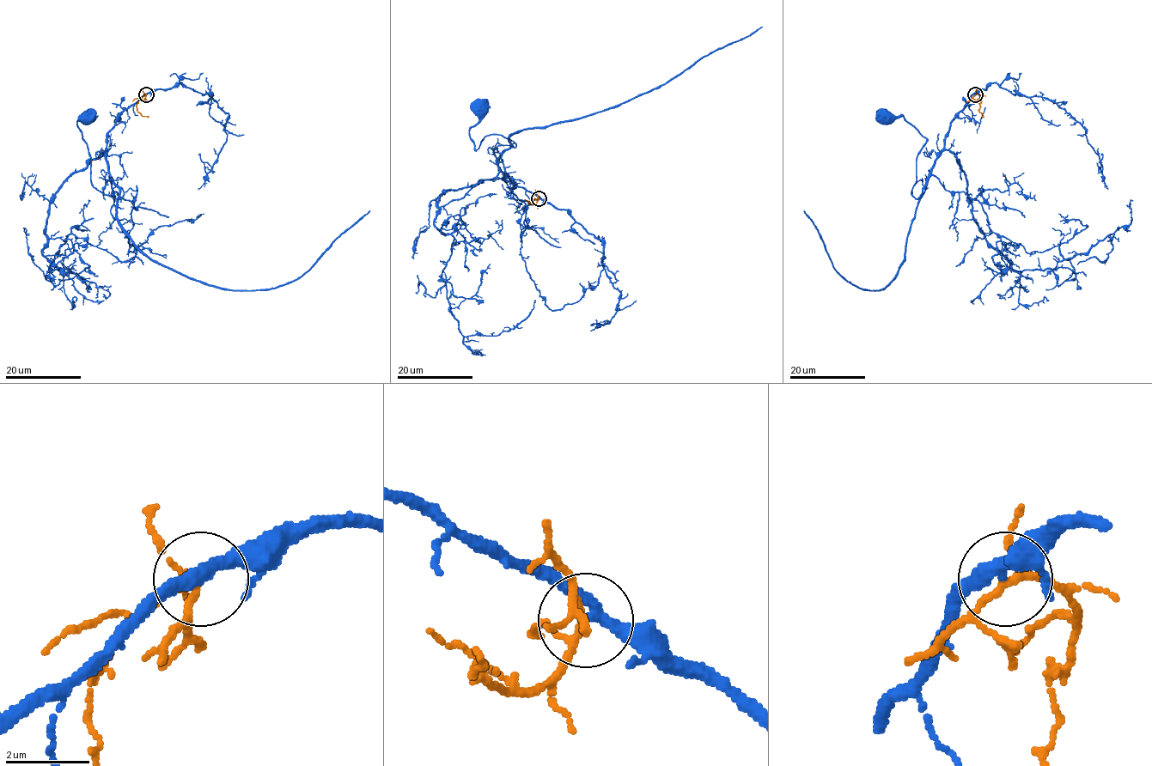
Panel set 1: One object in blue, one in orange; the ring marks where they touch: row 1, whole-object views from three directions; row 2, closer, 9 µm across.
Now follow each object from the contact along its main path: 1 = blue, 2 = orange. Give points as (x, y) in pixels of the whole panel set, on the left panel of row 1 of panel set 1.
1: (147, 94), (107, 133), (106, 162), (118, 198), (91, 181), (91, 157), (76, 122), (91, 117)
2: (147, 94), (142, 96), (137, 107), (143, 116), (149, 115)

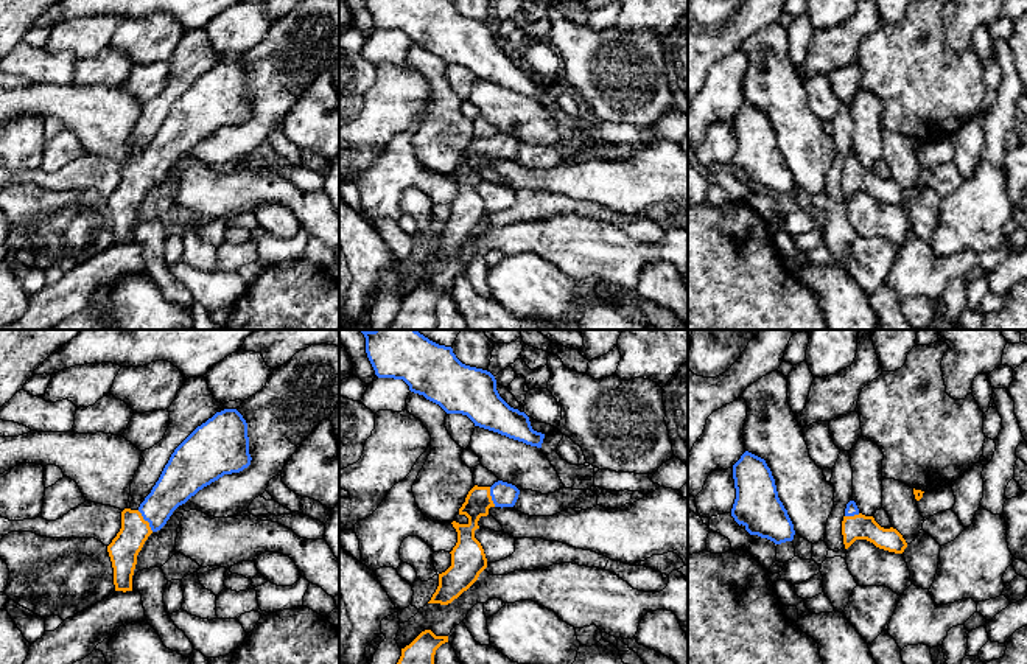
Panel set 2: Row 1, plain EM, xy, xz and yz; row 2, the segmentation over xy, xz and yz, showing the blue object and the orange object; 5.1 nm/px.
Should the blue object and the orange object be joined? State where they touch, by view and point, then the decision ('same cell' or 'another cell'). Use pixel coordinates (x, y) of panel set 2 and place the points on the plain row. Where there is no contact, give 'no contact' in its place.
xy (147, 171) | same cell

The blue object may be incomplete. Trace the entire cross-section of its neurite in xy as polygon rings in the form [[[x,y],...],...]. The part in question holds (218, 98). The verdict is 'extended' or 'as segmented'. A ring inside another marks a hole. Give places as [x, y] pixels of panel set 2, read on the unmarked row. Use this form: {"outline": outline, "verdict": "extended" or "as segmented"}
{"outline": [[[237,61],[216,64],[171,106],[159,132],[137,162],[121,163],[121,180],[107,204],[115,243],[132,243],[137,207],[152,183],[199,142],[251,117],[247,75]]], "verdict": "extended"}

